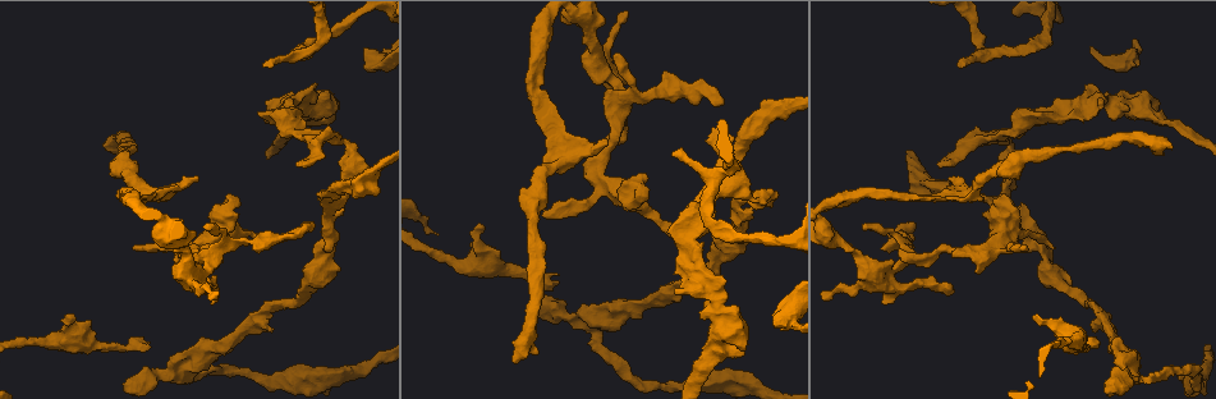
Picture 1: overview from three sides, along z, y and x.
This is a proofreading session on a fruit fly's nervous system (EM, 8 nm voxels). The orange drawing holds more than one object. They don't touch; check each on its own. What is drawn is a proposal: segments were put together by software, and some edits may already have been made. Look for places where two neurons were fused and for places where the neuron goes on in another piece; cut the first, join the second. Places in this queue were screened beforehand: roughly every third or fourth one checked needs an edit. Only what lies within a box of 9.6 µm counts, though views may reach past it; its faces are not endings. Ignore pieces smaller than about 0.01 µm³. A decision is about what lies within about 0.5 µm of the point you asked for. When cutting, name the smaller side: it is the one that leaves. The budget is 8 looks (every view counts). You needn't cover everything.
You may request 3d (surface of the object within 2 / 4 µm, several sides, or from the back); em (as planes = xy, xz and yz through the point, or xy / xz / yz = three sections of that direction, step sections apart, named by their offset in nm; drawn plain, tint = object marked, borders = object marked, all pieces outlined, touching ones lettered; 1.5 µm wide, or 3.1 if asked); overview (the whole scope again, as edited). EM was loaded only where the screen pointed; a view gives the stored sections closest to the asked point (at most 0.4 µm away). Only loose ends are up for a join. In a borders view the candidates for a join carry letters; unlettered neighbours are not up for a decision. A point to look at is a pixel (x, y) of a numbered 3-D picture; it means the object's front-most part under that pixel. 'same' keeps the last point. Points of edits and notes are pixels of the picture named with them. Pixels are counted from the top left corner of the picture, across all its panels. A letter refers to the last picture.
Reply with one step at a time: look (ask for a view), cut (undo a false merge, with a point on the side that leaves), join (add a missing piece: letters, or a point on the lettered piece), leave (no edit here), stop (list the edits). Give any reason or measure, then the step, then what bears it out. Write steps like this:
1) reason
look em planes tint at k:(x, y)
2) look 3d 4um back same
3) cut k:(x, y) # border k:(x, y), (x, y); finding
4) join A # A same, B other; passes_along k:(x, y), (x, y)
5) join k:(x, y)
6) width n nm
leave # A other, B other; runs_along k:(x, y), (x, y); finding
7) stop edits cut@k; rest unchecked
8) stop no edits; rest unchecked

branch stops here
look em planes borders at 1:(1158, 100)

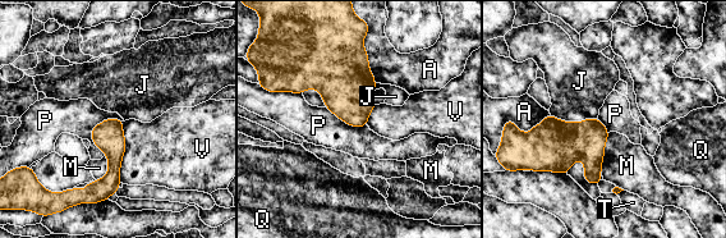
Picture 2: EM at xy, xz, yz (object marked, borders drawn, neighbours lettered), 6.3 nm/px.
leave # A other, J other, M other, P other, Q other, T other, V other; border 2:(123, 120), (100, 122), (92, 142); no lettered piece goes on from it

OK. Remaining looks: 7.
arms part here
look em yz step 4 tint at 1:(158, 197)

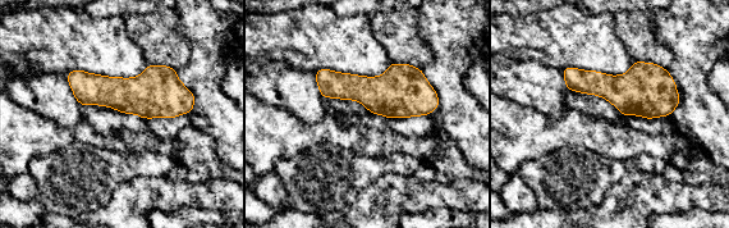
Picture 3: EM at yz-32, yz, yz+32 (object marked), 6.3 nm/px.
look em planes borders same

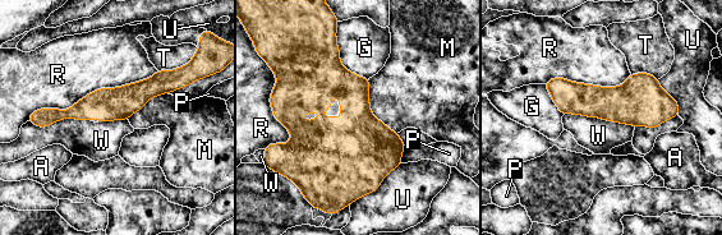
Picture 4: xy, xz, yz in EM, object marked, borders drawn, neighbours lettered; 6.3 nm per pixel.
width 200 nm
leave # A other, G other, M other, P other, R other, T other, U other, W other; border 4:(564, 114), (598, 116), (634, 127); continuous, no second neuron

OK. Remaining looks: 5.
long arm stops here
look em yz step 4 borders at 1:(514, 362)

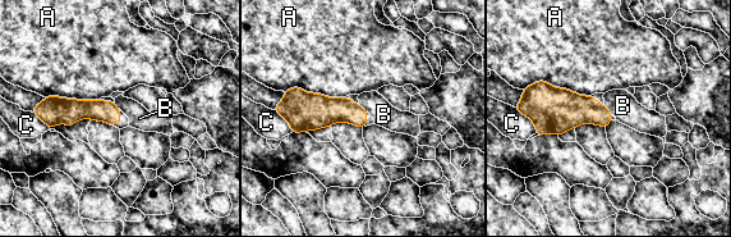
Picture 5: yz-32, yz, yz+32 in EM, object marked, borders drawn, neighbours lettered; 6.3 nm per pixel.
look em planes borders same

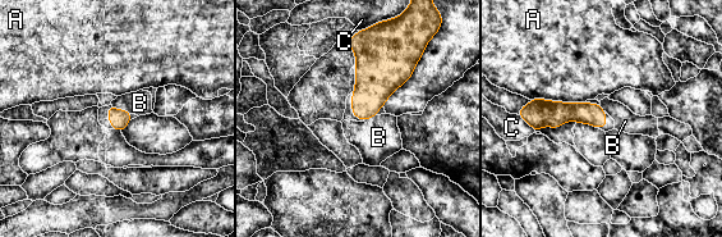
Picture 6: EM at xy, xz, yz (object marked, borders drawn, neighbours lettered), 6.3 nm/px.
join B # A other, B same, C other; the neuron continues

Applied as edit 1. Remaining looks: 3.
redraw
look overview

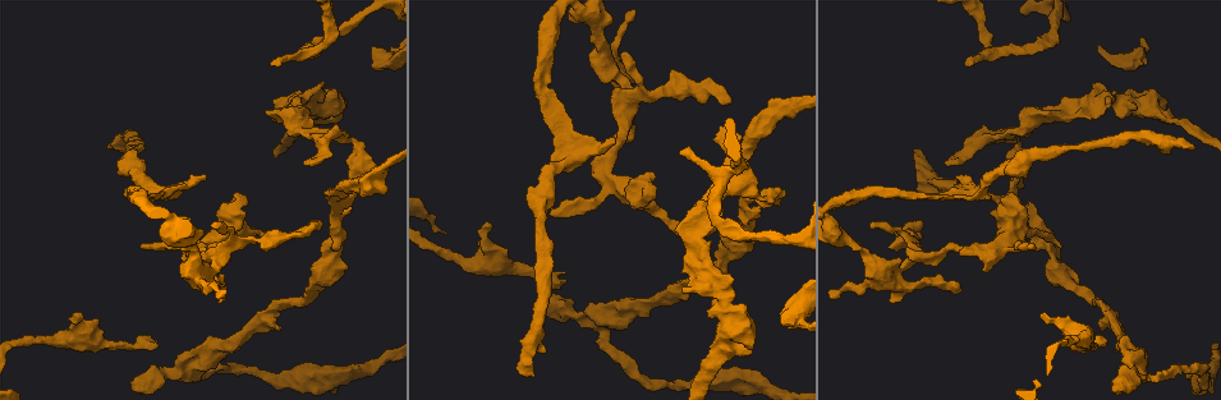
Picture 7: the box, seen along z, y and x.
calibre changes
look em yz step 8 tint at 7:(1076, 340)

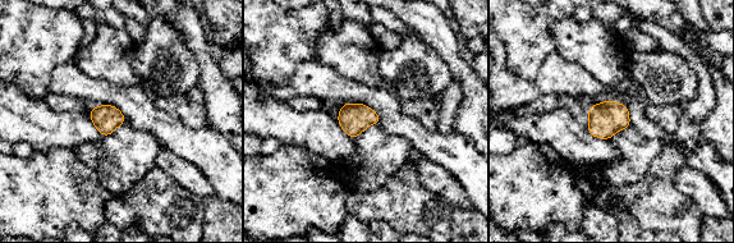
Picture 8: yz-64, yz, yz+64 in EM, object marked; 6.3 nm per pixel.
look em planes borders same

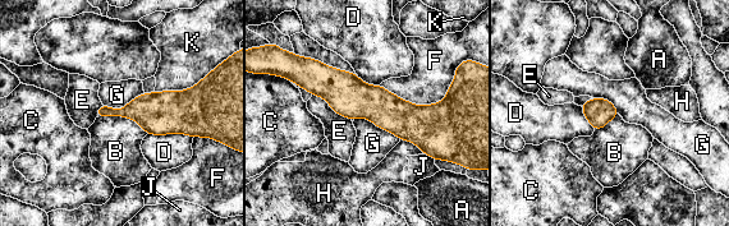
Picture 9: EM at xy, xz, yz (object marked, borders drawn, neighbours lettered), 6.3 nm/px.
longest_contact F 460 nm
leave # A other, B other, C other, D other, E other, F other, G other, H other, J other, K other; border 9:(97, 116), (128, 116), (147, 133); all the same neuron

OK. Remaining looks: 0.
stop edits join@6; rest unchecked

